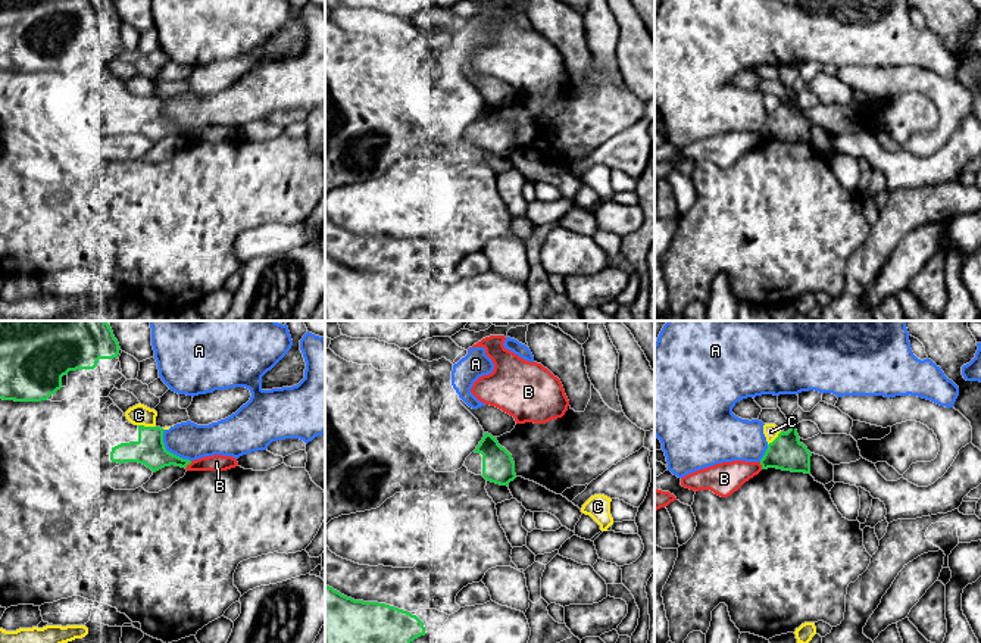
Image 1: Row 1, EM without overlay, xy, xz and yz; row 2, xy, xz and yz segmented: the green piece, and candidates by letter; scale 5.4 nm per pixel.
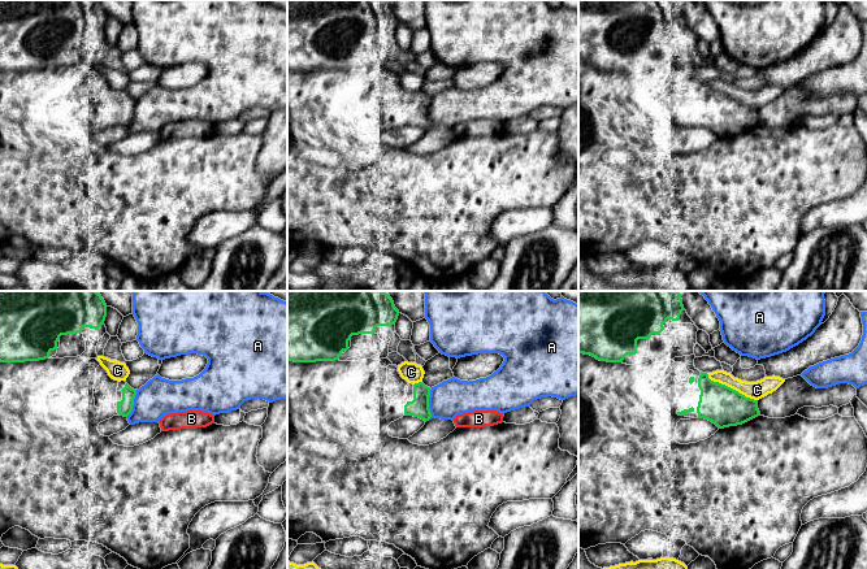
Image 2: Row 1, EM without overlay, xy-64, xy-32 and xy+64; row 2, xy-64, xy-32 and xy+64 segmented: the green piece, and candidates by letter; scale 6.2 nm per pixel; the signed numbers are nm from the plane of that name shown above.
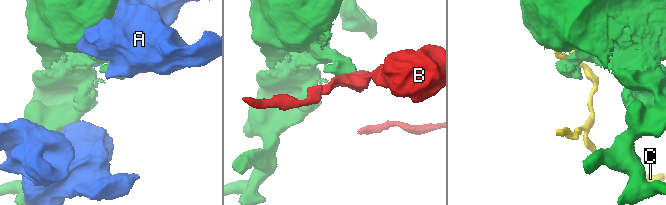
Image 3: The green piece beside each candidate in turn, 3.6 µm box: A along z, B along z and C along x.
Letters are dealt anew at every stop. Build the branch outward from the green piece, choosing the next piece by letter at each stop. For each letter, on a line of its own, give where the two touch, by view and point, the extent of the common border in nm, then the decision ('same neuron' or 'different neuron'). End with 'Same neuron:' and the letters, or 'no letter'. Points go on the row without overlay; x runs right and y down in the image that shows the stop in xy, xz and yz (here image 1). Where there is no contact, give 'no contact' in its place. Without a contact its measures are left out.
A: contact xy (169, 122); length 240 nm; different neuron
B: contact xy (188, 134); length 60 nm; different neuron
C: contact xy (147, 97); length 100 nm; different neuron
Same neuron: no letter

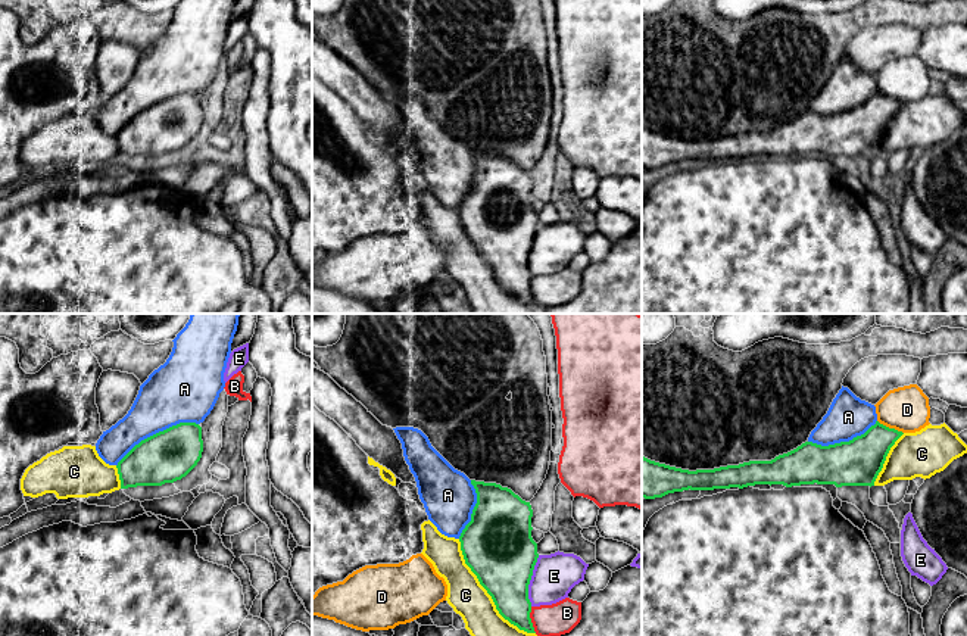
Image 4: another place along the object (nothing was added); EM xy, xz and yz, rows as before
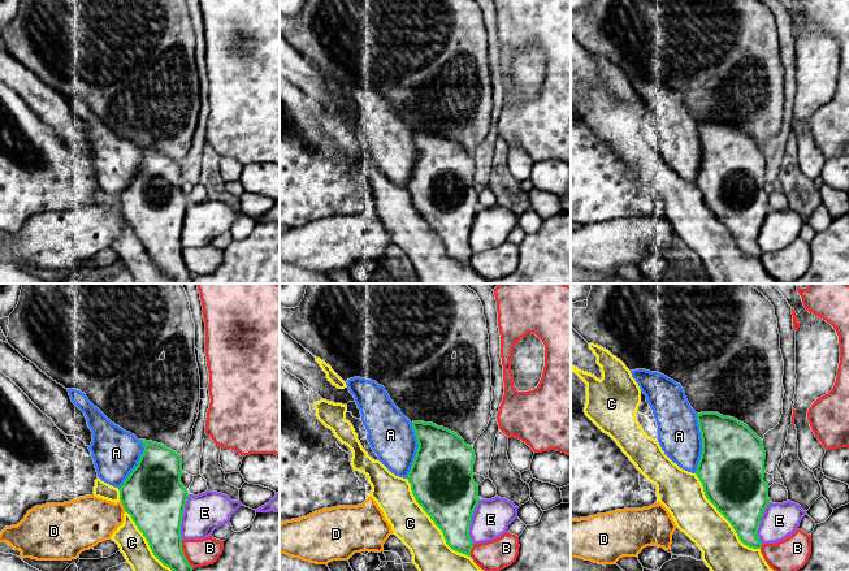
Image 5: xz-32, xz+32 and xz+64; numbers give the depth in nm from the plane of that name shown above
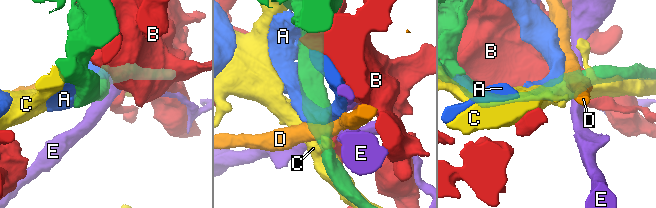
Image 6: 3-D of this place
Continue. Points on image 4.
A: contact xy (156, 103); length 500 nm; same neuron
B: contact xz (530, 290); length 150 nm; different neuron
C: contact xz (487, 262); length 650 nm; different neuron
D: contact yz (891, 99); length 160 nm; different neuron
E: contact xz (530, 249); length 280 nm; different neuron
Same neuron: A

